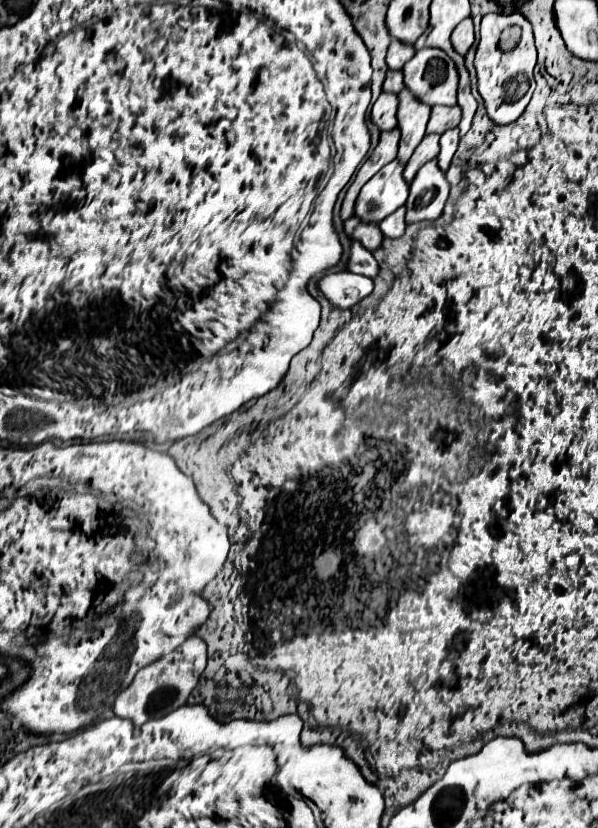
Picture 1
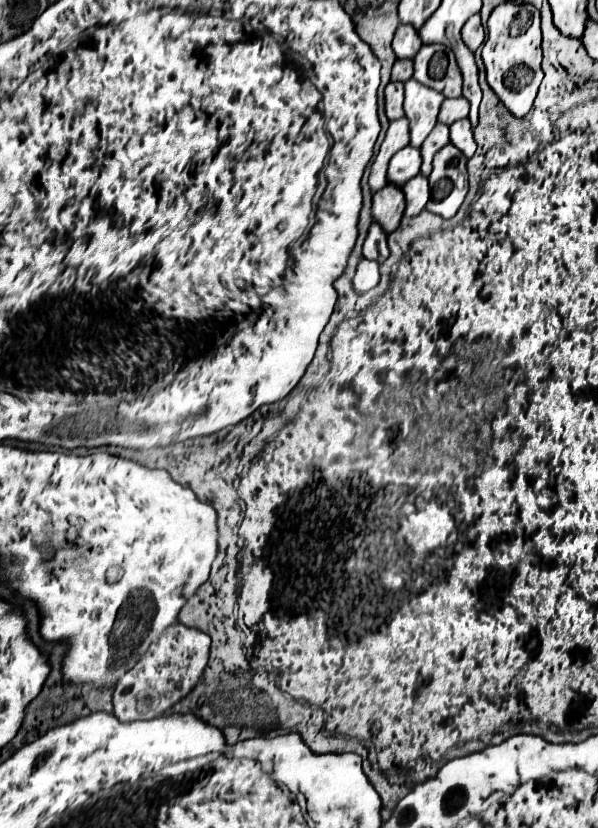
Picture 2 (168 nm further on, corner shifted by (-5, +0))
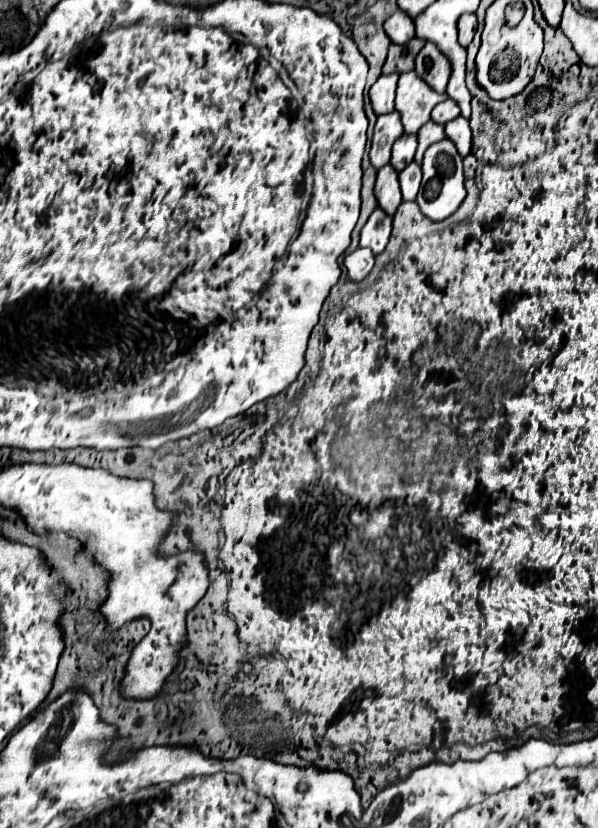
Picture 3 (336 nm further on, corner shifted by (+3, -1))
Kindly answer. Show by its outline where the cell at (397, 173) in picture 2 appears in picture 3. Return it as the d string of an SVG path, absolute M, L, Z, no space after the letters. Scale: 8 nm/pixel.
M404 133L402 137L398 137L398 141L396 141L394 147L392 147L390 165L392 165L396 171L402 171L402 169L414 159L414 153L416 153L416 135Z

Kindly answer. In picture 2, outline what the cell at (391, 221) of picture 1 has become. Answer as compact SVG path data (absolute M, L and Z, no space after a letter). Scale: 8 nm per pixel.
M422 176L412 178L410 182L404 184L404 196L406 196L406 208L404 208L404 216L418 216L426 202L430 200L430 190L428 190L428 180Z

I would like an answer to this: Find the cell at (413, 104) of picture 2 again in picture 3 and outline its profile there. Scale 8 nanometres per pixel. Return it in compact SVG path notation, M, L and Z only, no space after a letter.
M414 71L402 73L396 89L396 111L402 115L404 131L416 133L426 121L430 121L430 111L434 105L446 97L446 93L440 95L430 89Z

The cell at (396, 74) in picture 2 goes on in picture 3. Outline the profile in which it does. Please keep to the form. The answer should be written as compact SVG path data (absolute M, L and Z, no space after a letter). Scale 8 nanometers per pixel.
M414 37L412 41L408 41L406 45L390 45L388 51L388 59L382 67L382 73L404 73L404 71L412 71L414 69L414 57L420 53L420 49L424 47L426 41Z

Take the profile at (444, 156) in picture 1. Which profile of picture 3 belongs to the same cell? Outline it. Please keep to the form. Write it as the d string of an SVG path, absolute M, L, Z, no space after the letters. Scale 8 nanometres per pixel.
M456 117L454 121L446 123L446 137L456 145L458 153L462 157L466 157L470 153L472 147L472 133L470 133L470 125L464 117Z

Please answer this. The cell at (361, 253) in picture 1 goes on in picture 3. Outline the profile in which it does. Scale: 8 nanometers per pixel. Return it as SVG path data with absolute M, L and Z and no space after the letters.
M376 207L372 211L372 215L368 217L366 225L362 227L360 245L370 247L374 251L374 255L378 255L384 251L384 247L390 239L390 231L392 231L392 215L384 213L380 207Z

